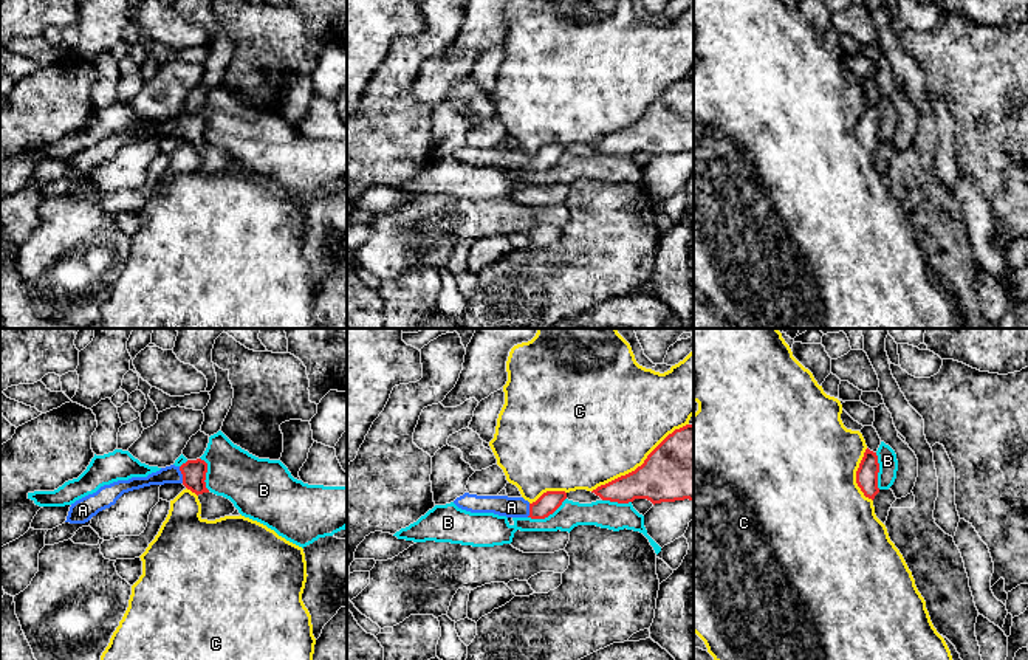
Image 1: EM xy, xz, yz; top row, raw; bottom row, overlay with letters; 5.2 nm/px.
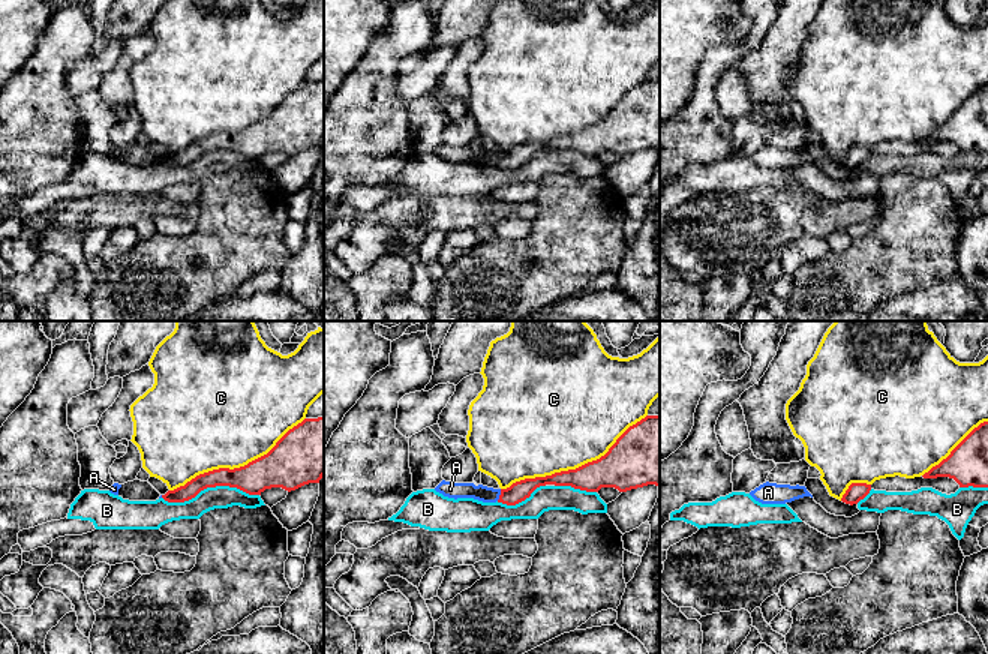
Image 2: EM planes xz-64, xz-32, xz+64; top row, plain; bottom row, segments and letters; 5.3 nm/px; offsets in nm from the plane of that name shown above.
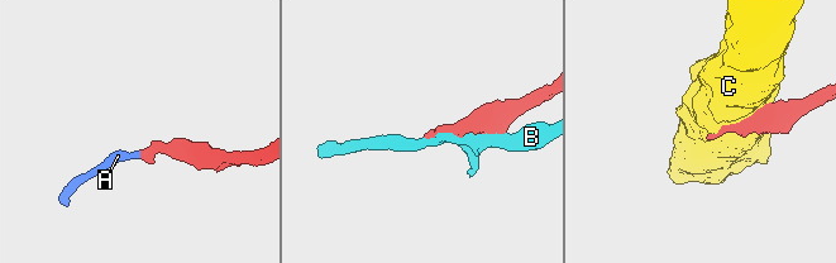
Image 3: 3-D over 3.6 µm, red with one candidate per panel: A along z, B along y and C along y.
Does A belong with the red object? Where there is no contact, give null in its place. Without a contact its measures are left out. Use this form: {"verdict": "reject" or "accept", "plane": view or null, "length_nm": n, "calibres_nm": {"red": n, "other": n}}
{"verdict": "accept", "plane": "xy", "length_nm": 90, "calibres_nm": {"red": 130, "other": 100}}

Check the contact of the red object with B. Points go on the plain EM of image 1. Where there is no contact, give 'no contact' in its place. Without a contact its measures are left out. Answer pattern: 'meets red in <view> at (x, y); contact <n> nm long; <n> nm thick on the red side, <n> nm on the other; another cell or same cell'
meets red in xz at (547, 169); contact 220 nm long; 110 nm thick on the red side, 140 nm on the other; another cell

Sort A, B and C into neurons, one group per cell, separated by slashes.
A / B / C

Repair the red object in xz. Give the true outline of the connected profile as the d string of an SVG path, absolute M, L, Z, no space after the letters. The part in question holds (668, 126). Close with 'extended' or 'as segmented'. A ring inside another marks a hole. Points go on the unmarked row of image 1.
M686 77L669 87L635 124L593 143L602 153L629 156L647 152L653 158L661 155L694 153L694 77Z; as segmented

